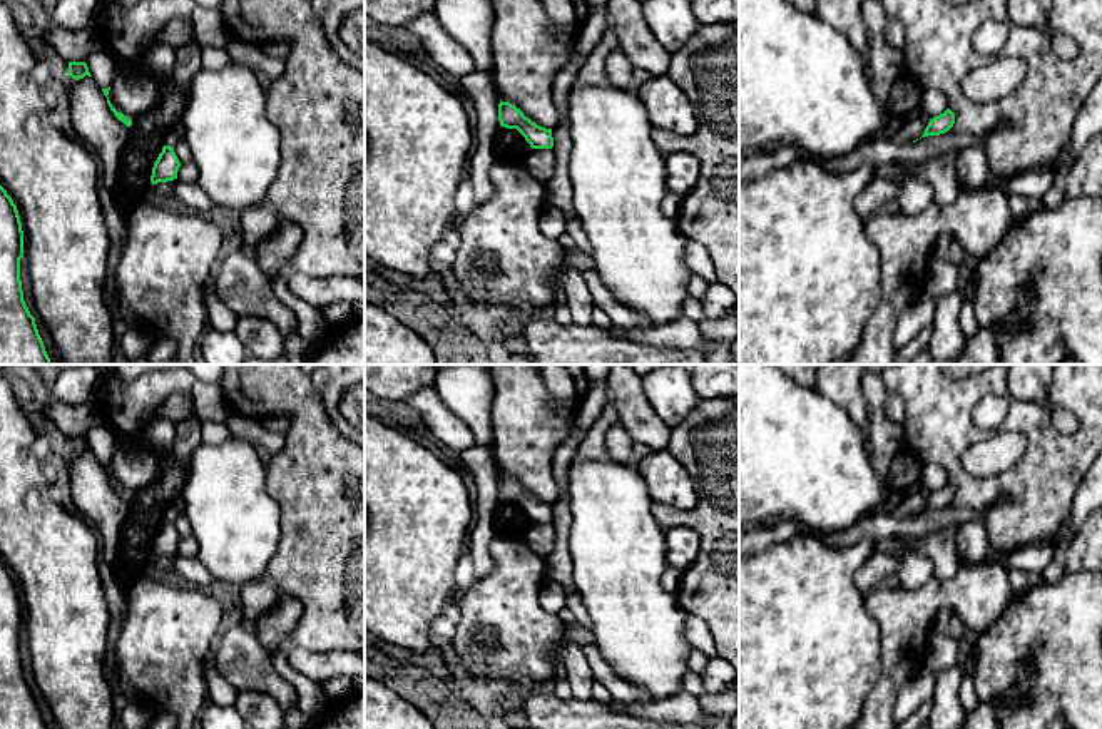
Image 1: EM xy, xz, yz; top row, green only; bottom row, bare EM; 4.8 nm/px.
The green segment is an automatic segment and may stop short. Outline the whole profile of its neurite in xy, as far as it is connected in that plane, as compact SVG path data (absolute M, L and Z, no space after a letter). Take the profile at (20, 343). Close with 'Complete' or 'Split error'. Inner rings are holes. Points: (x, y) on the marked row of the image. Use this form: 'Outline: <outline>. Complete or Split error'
Outline: M0 186L0 364L52 364L22 291L23 231Z. Complete

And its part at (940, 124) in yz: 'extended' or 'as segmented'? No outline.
as segmented

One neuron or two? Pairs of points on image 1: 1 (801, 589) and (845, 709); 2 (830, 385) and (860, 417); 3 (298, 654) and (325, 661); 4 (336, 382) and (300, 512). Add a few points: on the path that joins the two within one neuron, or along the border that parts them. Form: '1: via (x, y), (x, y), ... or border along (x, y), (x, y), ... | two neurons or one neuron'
1: via (801, 619), (801, 666), (815, 679) | one neuron
2: via (838, 392), (855, 408) | one neuron
3: via (305, 661), (318, 661) | one neuron
4: border along (311, 382), (328, 418), (346, 438) | two neurons

